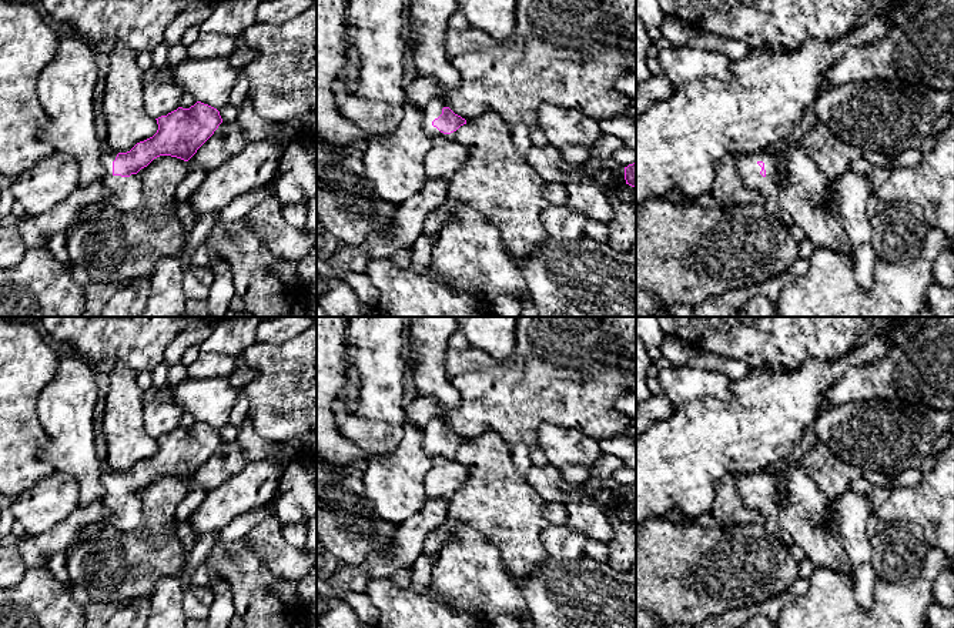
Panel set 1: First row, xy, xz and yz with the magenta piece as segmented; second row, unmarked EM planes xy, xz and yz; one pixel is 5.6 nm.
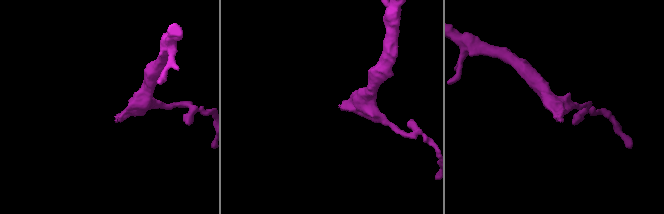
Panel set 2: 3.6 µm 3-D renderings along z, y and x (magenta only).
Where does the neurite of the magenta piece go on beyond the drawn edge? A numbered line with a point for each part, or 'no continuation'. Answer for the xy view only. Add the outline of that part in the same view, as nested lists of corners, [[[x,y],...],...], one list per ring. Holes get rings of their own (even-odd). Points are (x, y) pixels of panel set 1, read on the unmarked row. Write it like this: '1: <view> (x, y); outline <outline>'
1: xy (126, 514); outline [[[103,472],[101,482],[106,490],[103,497],[104,507],[110,511],[106,520],[93,522],[83,528],[77,537],[77,541],[87,540],[96,534],[101,527],[110,525],[120,531],[134,531],[140,527],[143,520],[141,501],[137,494],[130,497],[121,497],[113,494],[113,481],[118,472]]]

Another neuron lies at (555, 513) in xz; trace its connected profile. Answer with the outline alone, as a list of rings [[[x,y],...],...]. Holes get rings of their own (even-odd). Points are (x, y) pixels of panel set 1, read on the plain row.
[[[548,502],[545,505],[545,518],[550,524],[563,524],[568,521],[568,510],[565,502]]]

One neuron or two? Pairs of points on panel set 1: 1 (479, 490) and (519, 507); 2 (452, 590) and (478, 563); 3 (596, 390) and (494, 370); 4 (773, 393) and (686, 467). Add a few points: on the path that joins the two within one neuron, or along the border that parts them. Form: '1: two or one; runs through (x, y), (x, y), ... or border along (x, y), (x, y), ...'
1: one; runs through (489, 500), (509, 507)
2: one; runs through (459, 583), (471, 570)
3: one; runs through (571, 384), (519, 384)
4: one; runs through (752, 414), (723, 438), (715, 438), (708, 446)

